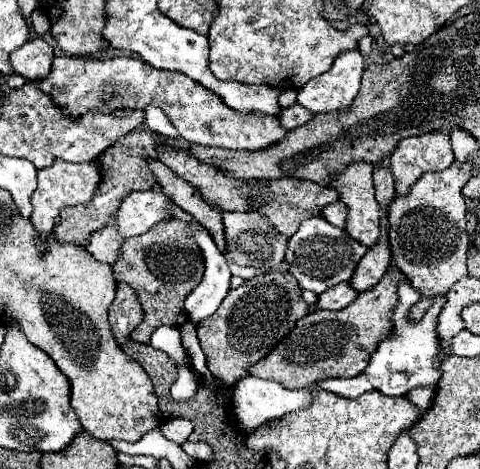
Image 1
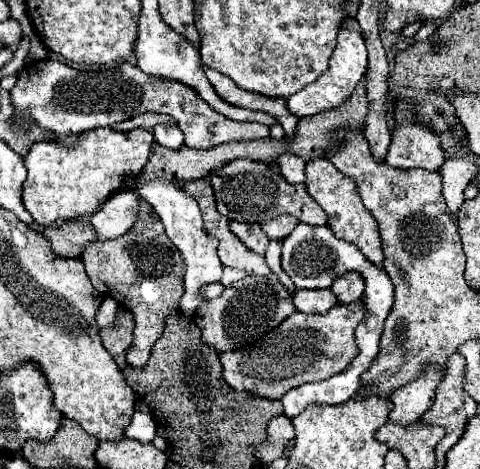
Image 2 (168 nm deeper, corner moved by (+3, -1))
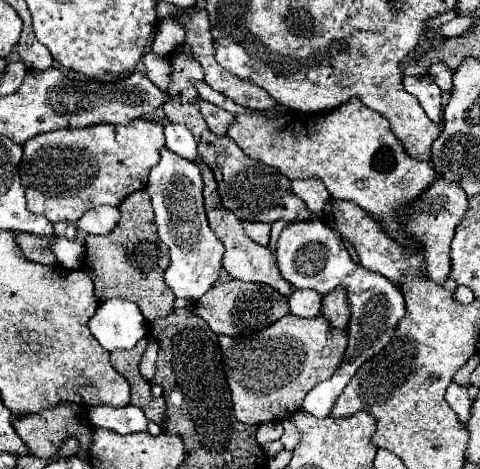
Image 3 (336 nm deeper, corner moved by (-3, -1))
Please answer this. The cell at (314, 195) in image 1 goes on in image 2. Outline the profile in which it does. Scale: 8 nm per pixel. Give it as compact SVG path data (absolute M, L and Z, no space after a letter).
M280 215L276 219L270 219L266 223L262 223L262 229L264 233L270 237L270 239L276 239L276 241L282 241L290 231L294 231L294 227L298 225L300 221L298 219L292 219L292 215Z

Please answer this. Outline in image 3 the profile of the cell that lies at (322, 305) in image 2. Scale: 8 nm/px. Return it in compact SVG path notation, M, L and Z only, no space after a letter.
M294 289L290 295L288 295L288 307L290 307L290 313L296 315L296 317L316 317L318 311L320 311L320 305L322 305L322 295L320 293L314 293L310 289Z

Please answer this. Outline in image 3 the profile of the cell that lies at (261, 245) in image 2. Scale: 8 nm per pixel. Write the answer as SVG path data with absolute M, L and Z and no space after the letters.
M244 221L244 231L246 235L260 243L260 245L268 245L268 239L270 239L270 223L256 223L256 221Z

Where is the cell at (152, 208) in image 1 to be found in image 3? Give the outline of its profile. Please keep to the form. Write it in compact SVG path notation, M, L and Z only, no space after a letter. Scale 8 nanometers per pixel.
M94 207L90 211L86 211L86 215L82 215L76 223L76 227L84 233L94 233L94 235L106 235L110 233L116 223L120 219L118 209L114 207Z

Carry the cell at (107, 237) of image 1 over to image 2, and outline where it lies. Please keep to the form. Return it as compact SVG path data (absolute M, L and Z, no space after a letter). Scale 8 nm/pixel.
M66 221L62 227L36 227L40 229L52 243L52 251L64 257L76 257L80 259L80 251L88 243L94 243L98 237L92 231L92 225L88 221Z

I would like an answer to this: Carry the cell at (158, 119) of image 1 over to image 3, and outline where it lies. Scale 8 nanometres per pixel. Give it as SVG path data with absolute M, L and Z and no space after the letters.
M166 123L164 129L164 137L166 137L166 147L174 153L178 153L184 159L198 159L198 143L194 139L194 135L190 133L190 129L186 129L186 125L182 123Z

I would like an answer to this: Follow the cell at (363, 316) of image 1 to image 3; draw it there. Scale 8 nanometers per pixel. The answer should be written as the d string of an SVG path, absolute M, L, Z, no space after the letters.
M286 315L272 323L270 327L258 331L252 337L228 337L220 335L220 351L222 351L222 367L226 373L226 381L230 387L234 413L240 423L262 425L266 421L284 421L290 419L294 411L302 407L306 393L318 383L332 377L336 367L342 363L344 349L348 343L348 333L344 329L334 329L326 323L324 317L300 319L294 315Z

